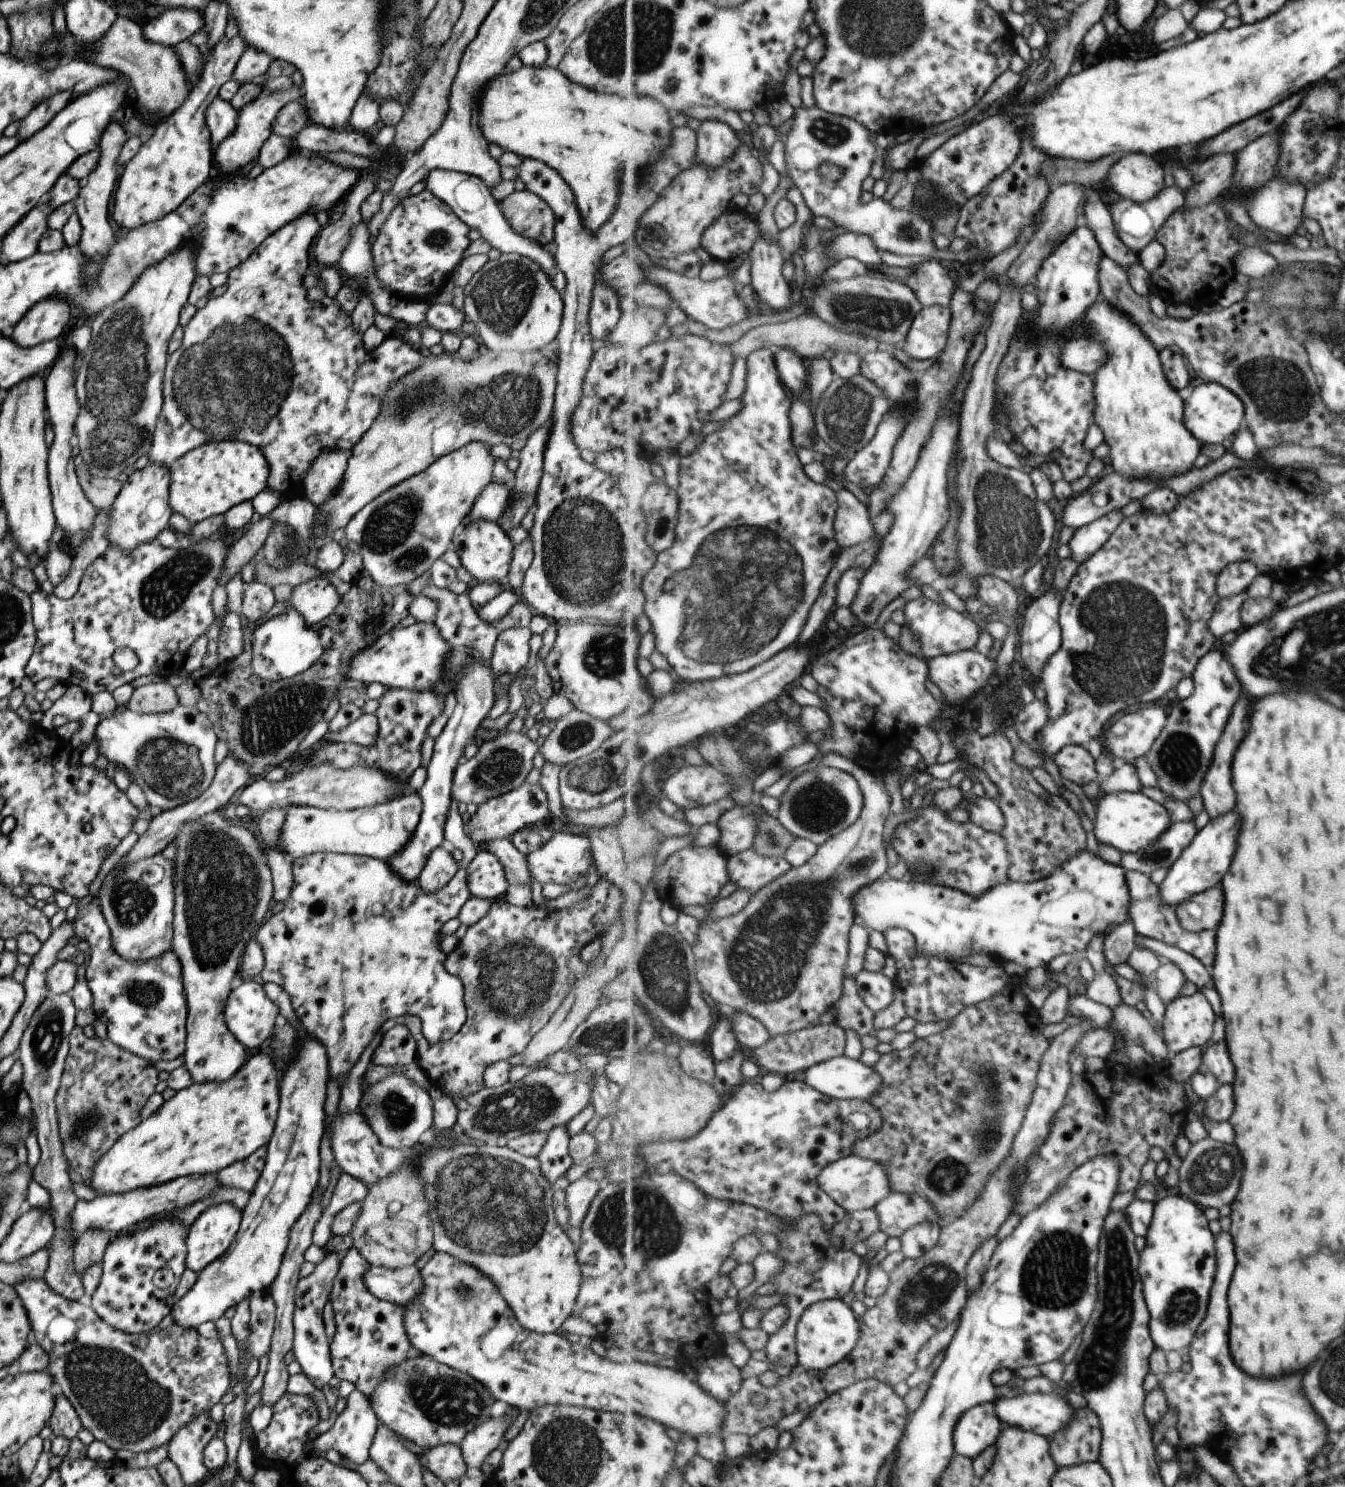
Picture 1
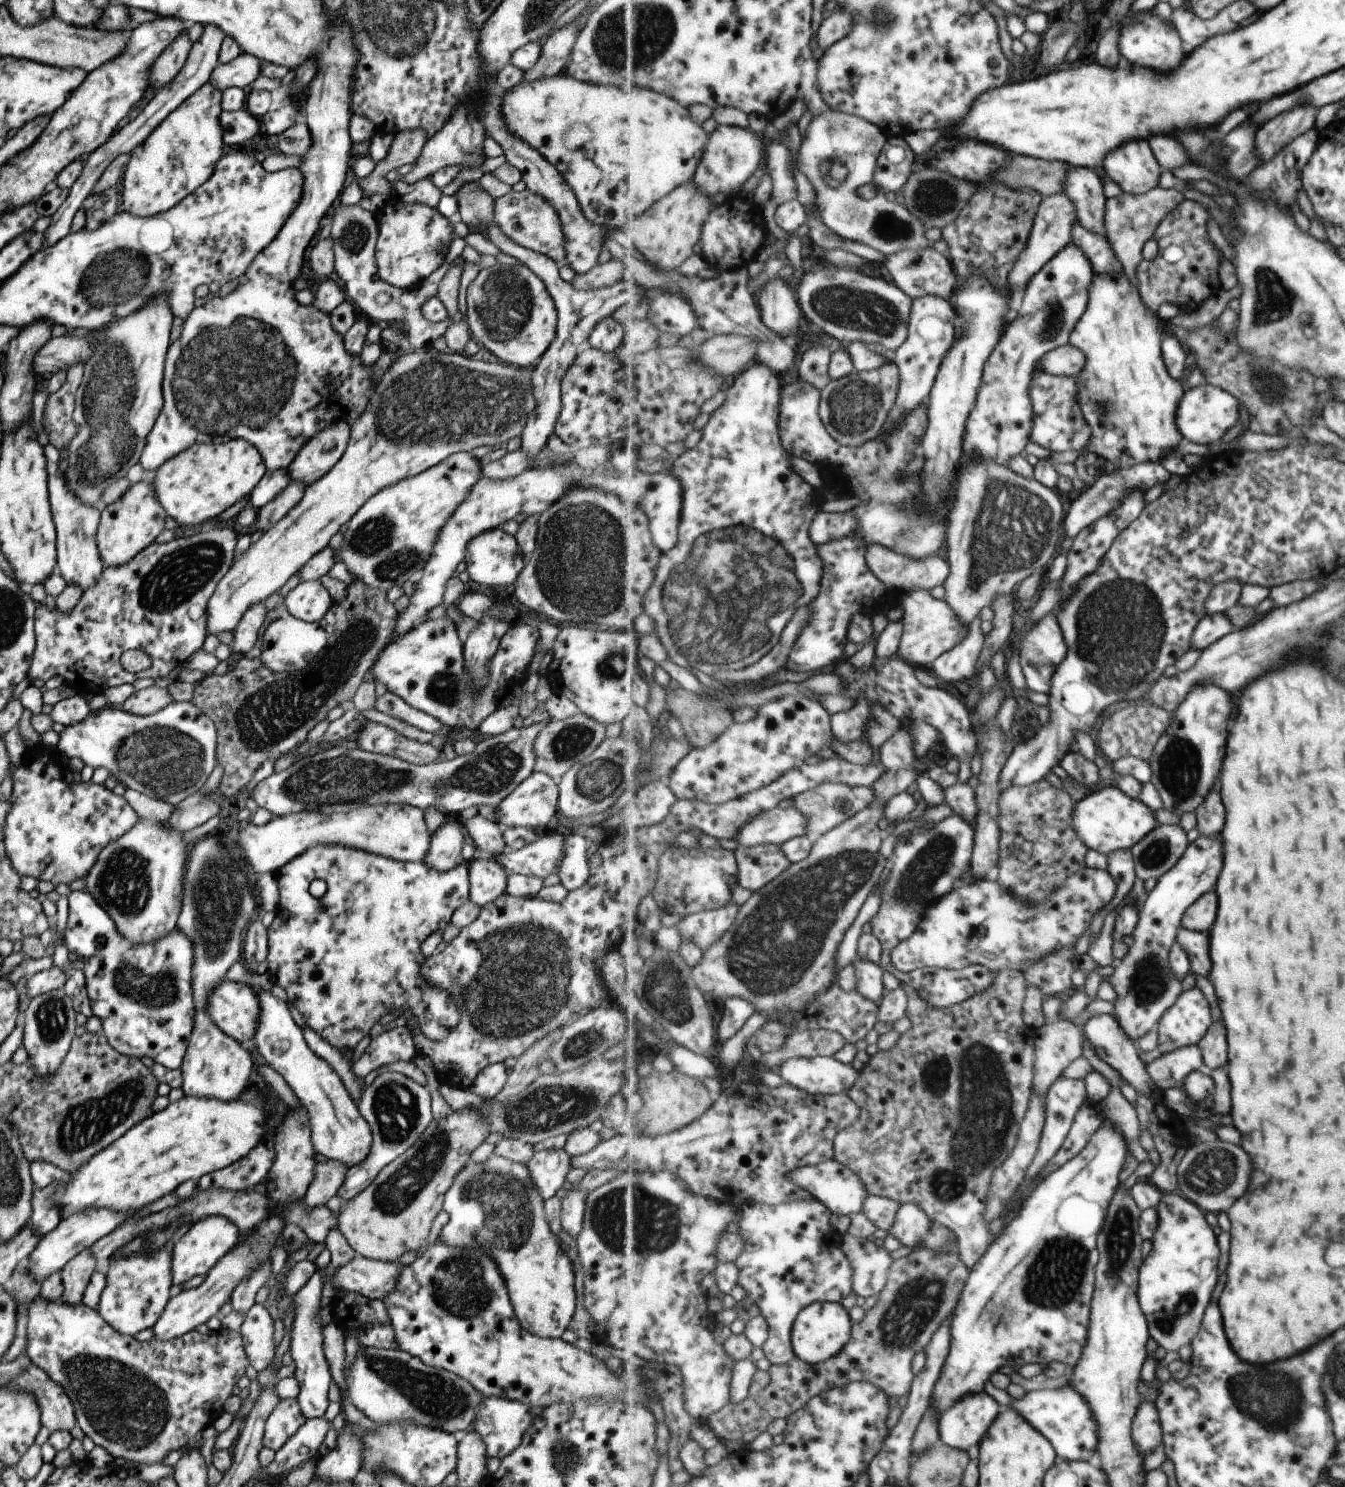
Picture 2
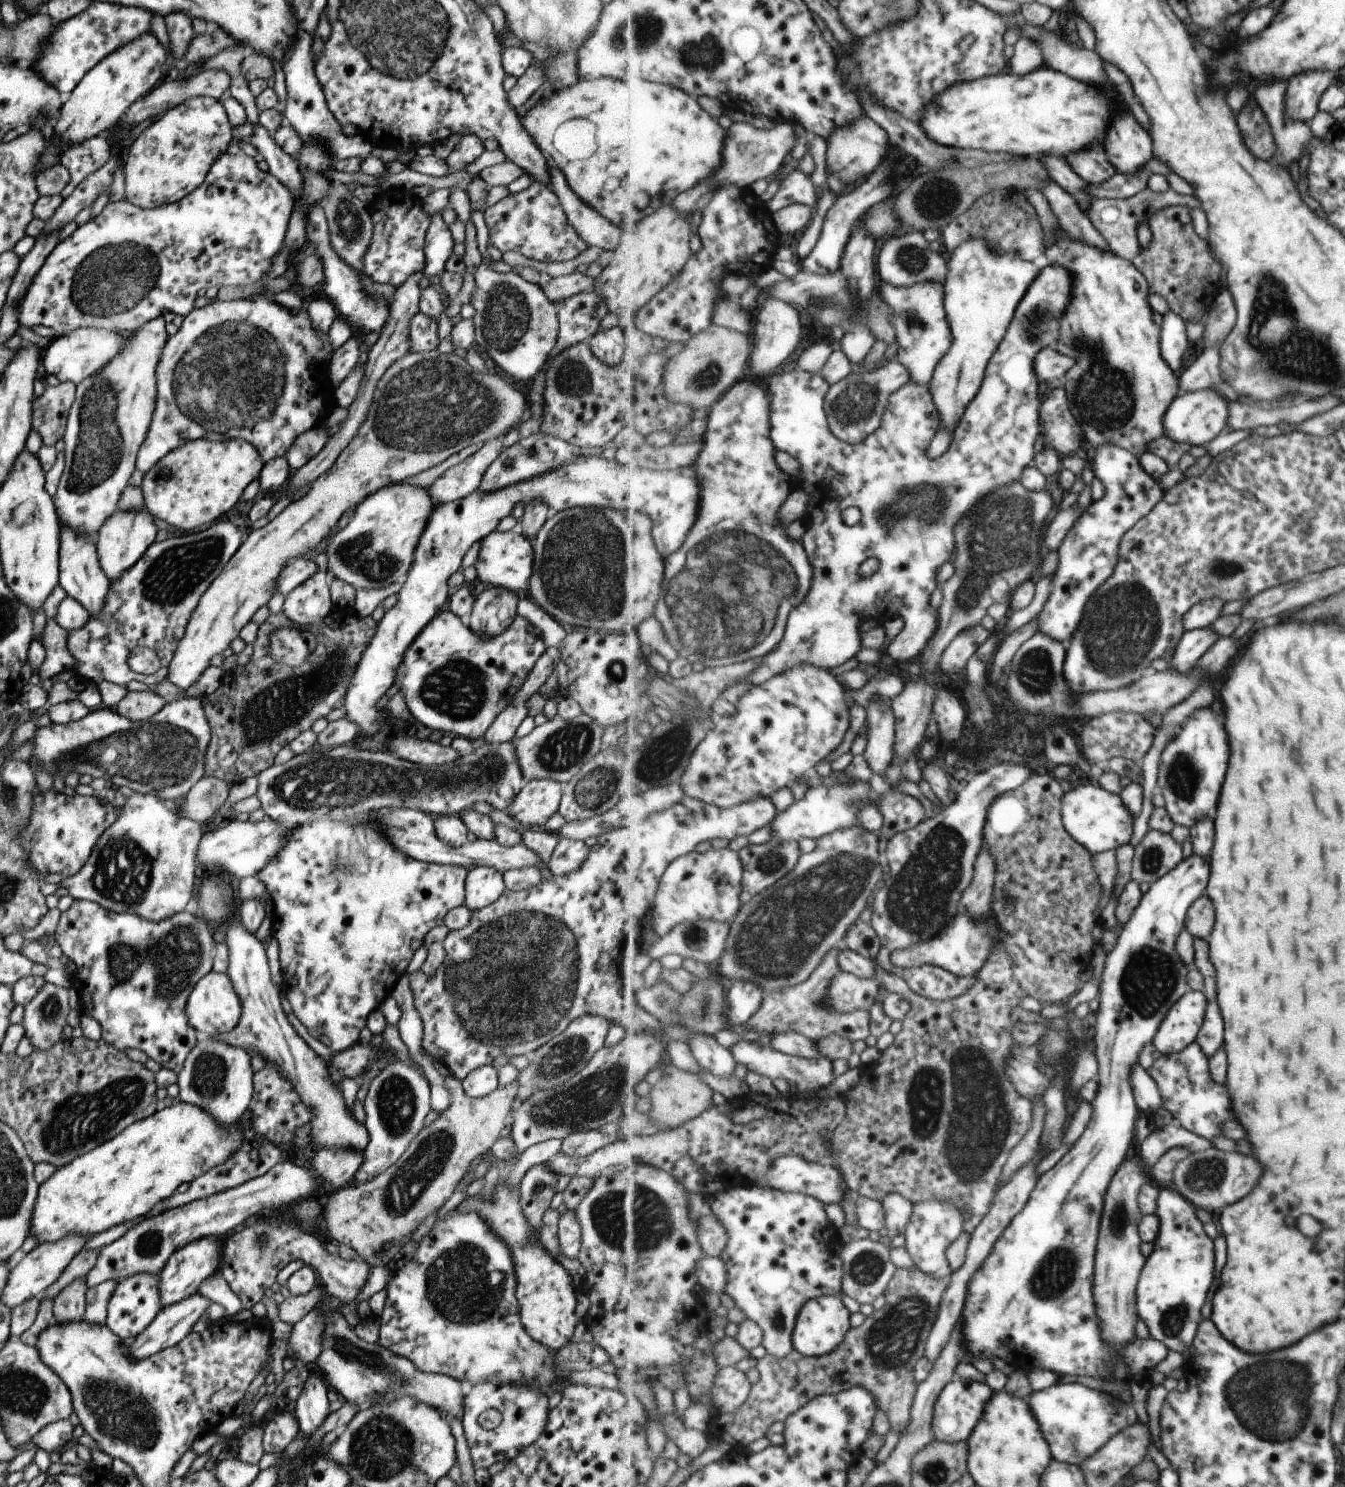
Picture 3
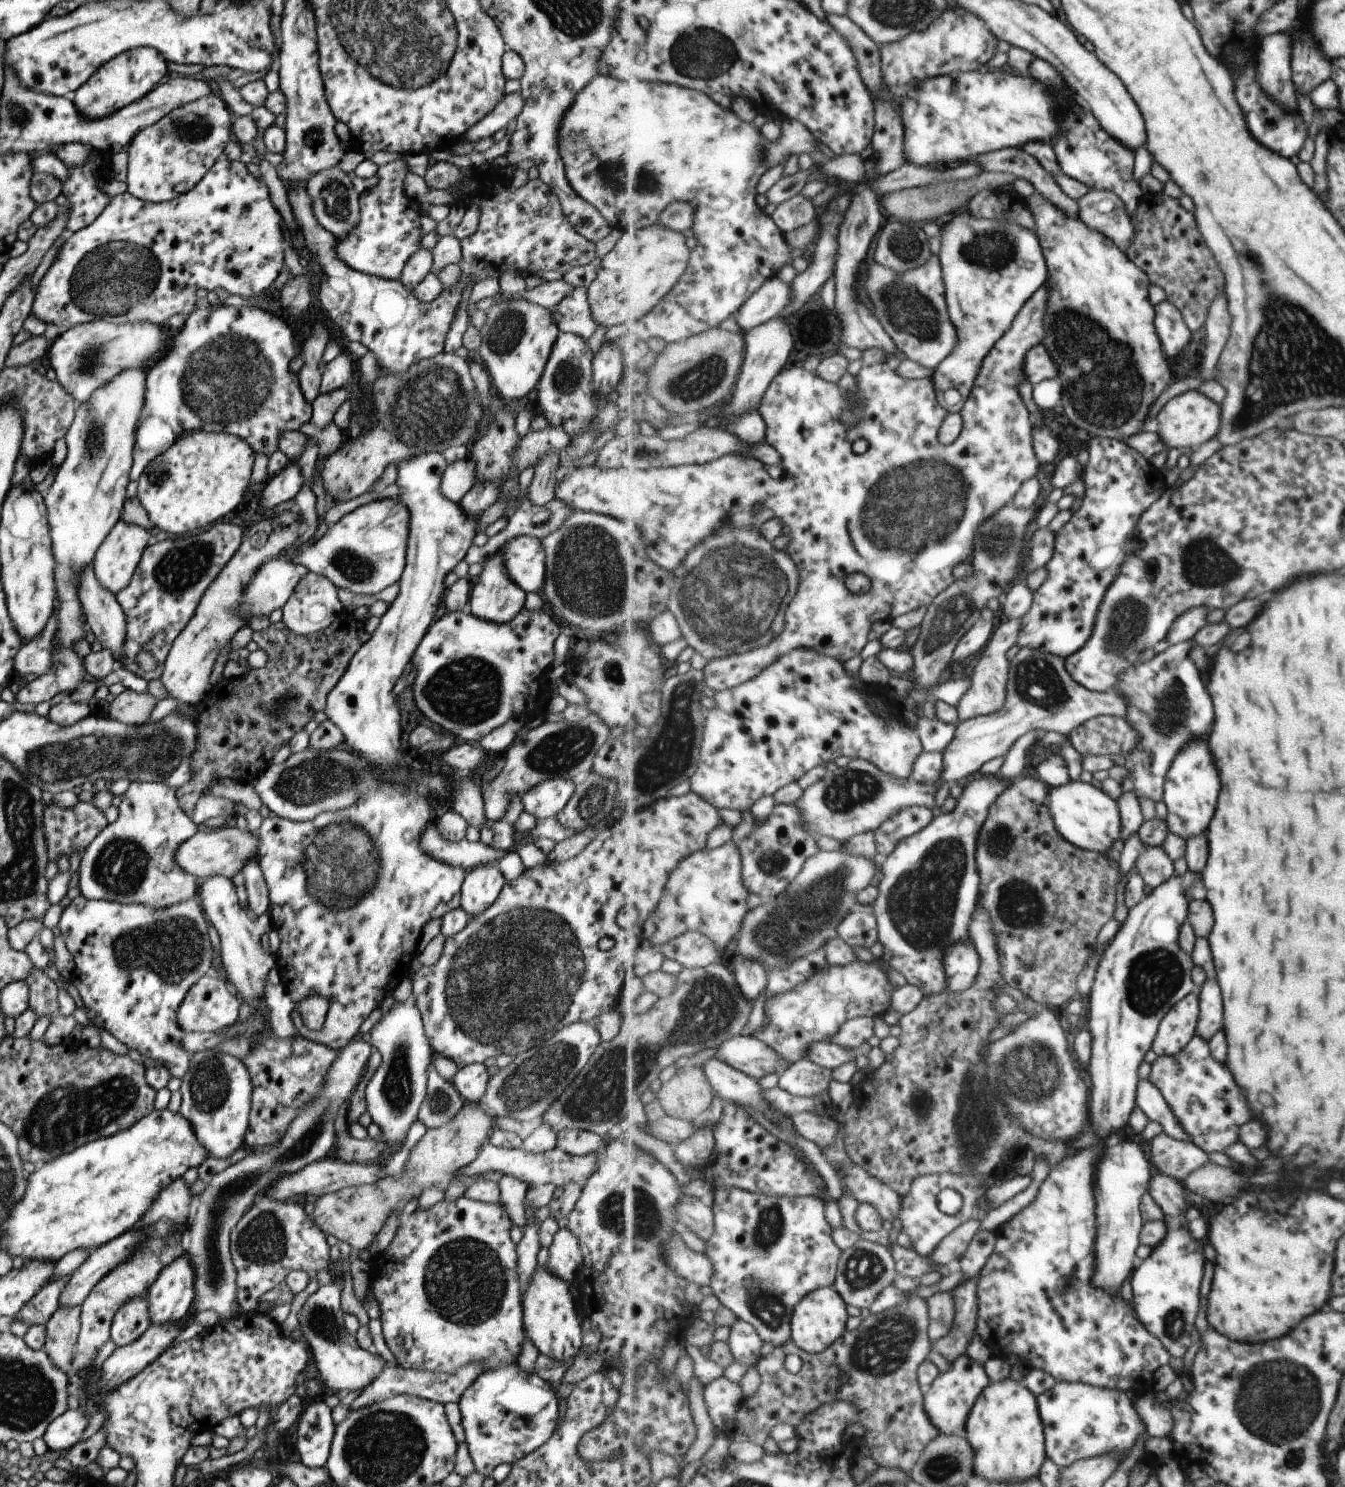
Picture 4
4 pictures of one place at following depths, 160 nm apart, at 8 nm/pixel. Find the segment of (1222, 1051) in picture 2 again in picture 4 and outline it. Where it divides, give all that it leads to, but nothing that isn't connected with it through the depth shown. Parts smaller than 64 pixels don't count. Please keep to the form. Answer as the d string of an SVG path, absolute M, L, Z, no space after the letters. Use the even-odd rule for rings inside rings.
M1209 979L1198 989L1200 996L1200 1021L1196 1030L1201 1039L1211 1040L1224 1028L1224 998L1217 979Z

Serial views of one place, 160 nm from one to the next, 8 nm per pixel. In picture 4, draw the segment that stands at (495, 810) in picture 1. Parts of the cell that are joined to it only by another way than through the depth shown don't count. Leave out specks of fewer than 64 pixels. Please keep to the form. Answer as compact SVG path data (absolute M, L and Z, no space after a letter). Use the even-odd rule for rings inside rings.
M565 779L540 782L521 794L522 809L536 819L555 818L573 794L574 786Z

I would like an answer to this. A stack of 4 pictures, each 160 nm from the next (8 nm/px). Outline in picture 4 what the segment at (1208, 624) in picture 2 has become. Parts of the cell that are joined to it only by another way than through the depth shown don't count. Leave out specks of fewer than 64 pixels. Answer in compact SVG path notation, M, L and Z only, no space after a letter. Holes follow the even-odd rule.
M1195 638L1171 645L1152 660L1125 671L1115 686L1128 700L1125 718L1142 736L1138 747L1125 758L1125 768L1130 780L1133 780L1135 768L1134 791L1138 797L1144 796L1154 802L1164 800L1168 772L1182 746L1195 737L1205 737L1209 726L1215 722L1213 700L1205 686L1206 674L1199 672L1189 656L1194 645L1197 645Z

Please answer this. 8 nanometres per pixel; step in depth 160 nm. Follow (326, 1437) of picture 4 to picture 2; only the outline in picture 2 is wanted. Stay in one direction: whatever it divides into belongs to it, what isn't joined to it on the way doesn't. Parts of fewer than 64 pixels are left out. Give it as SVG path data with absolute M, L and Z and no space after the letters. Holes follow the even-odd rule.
M316 1270L301 1288L292 1294L292 1306L294 1307L293 1322L290 1333L290 1347L288 1348L291 1354L294 1373L293 1376L299 1385L298 1395L296 1396L301 1414L305 1419L314 1419L323 1417L325 1408L327 1408L327 1390L329 1390L329 1368L323 1356L321 1349L321 1331L322 1320L320 1319L320 1298L324 1293L323 1271Z

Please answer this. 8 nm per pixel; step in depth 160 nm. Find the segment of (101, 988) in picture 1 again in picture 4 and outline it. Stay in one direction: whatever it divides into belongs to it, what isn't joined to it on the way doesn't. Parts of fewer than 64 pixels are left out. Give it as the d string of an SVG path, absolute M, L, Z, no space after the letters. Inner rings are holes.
M80 894L74 899L71 899L70 904L62 910L57 923L60 935L63 937L63 942L74 962L74 968L68 978L68 982L71 982L78 990L78 995L82 1000L89 1024L94 1027L103 1028L119 1042L125 1044L131 1051L137 1051L139 1054L142 1054L143 1057L152 1058L153 1060L157 1060L157 1062L161 1062L161 1066L167 1069L171 1077L174 1076L180 1079L183 1078L185 1071L188 1069L190 1055L180 1043L185 1032L183 1032L181 1027L177 1024L176 1012L187 990L189 990L189 988L191 988L205 973L211 973L212 947L209 943L209 937L207 937L207 925L207 920L202 914L202 908L199 902L197 902L197 898L189 899L164 909L152 909L150 906L138 905L135 903L121 904L115 901L89 900L82 897Z

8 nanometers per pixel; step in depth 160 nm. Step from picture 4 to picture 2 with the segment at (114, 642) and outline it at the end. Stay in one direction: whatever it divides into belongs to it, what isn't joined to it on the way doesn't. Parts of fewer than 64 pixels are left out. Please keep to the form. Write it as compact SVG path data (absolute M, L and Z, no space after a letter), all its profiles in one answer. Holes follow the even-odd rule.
M49 444L42 446L45 455L45 472L47 473L48 505L56 532L56 566L55 569L66 583L77 585L82 592L95 584L101 574L100 556L96 547L96 530L100 511L93 505L84 503L67 488L64 474L59 472L59 451Z

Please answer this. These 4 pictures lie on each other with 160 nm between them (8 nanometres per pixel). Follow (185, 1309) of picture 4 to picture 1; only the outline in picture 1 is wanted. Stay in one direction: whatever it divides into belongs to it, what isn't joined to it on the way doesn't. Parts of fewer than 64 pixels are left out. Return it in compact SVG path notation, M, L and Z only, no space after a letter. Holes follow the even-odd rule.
M222 1202L216 1205L209 1205L201 1211L197 1218L190 1224L186 1236L186 1269L196 1274L205 1268L212 1260L219 1258L233 1242L237 1229L240 1225L241 1211L233 1206L233 1203Z

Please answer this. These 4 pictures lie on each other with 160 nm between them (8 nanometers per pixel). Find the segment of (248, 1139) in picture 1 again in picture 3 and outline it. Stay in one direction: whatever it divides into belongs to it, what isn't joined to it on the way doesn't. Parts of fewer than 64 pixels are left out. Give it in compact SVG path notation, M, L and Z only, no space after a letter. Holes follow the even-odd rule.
M178 1100L169 1107L156 1110L152 1116L127 1126L114 1138L73 1158L65 1166L57 1167L37 1188L27 1236L34 1236L36 1245L55 1242L67 1234L79 1234L87 1239L117 1224L144 1218L154 1204L172 1195L179 1184L189 1183L195 1176L223 1164L242 1143L243 1134L237 1125L221 1128L221 1124L205 1114L205 1110Z

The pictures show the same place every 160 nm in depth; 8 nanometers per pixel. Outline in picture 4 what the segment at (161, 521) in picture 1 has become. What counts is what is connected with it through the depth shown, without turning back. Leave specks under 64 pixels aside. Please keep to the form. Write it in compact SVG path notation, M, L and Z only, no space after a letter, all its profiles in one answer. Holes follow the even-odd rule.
M120 518L113 524L111 530L97 547L91 562L95 578L104 589L109 590L111 594L115 594L129 584L143 550L150 543L151 534L152 532L147 529L136 524L123 522Z

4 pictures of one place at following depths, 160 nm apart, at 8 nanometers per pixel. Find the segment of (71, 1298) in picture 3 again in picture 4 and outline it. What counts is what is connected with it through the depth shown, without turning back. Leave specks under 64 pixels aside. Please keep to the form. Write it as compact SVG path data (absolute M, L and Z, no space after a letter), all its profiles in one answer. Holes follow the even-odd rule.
M58 1305L44 1324L46 1328L43 1350L49 1360L66 1373L74 1354L76 1336L80 1329L80 1306Z

